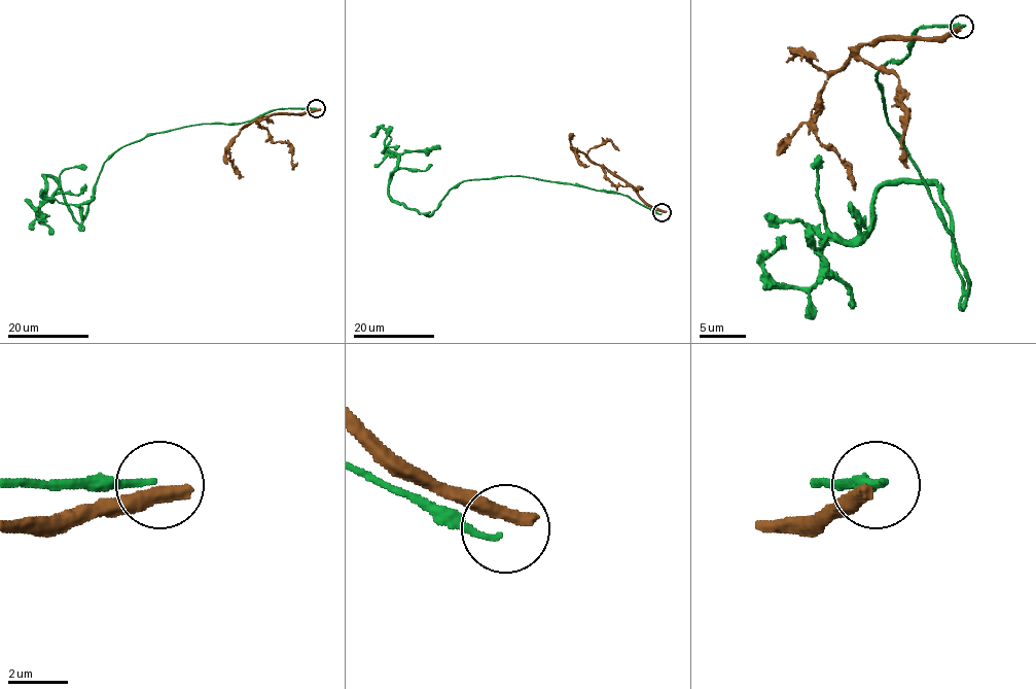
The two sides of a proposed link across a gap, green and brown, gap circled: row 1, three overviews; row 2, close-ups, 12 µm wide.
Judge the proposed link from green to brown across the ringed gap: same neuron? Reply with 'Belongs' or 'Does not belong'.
Does not belong

